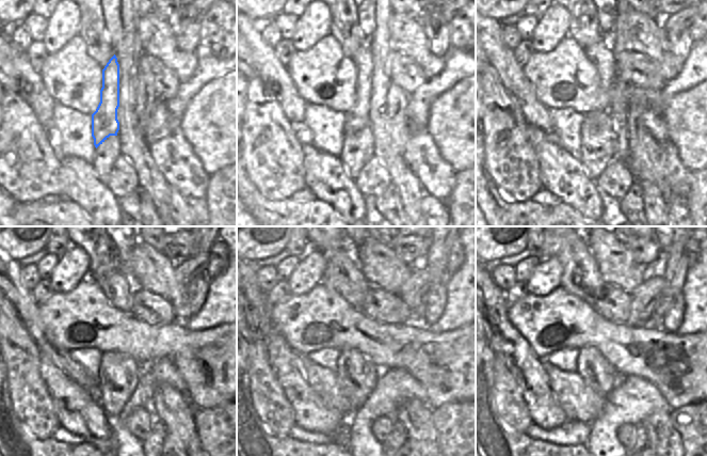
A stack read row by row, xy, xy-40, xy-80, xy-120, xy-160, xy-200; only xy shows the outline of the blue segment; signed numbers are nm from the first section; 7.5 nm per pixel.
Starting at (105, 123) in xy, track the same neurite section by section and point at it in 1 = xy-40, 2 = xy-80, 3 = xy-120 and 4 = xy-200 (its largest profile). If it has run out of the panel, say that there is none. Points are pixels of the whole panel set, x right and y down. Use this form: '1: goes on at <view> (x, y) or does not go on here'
1: goes on at xy-40 (363, 59)
2: goes on at xy-80 (599, 53)
3: goes on at xy-120 (117, 286)
4: goes on at xy-200 (580, 277)

